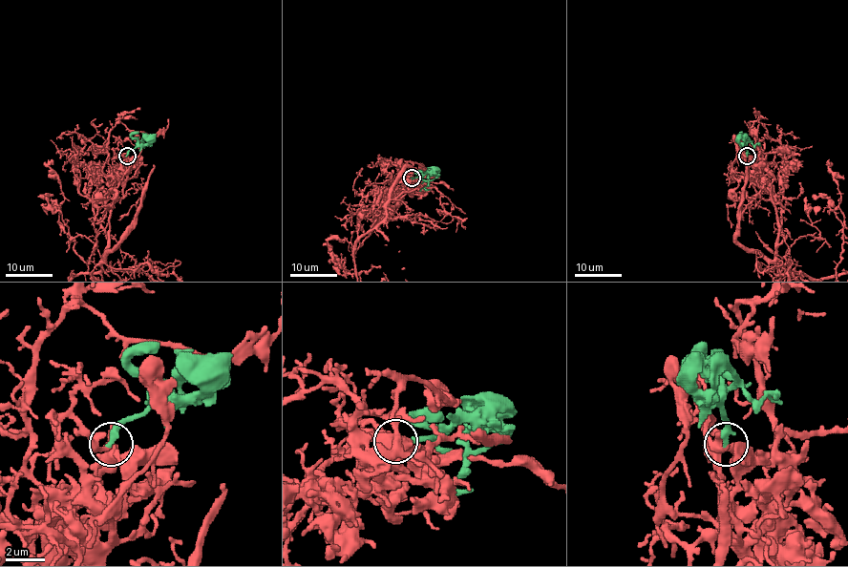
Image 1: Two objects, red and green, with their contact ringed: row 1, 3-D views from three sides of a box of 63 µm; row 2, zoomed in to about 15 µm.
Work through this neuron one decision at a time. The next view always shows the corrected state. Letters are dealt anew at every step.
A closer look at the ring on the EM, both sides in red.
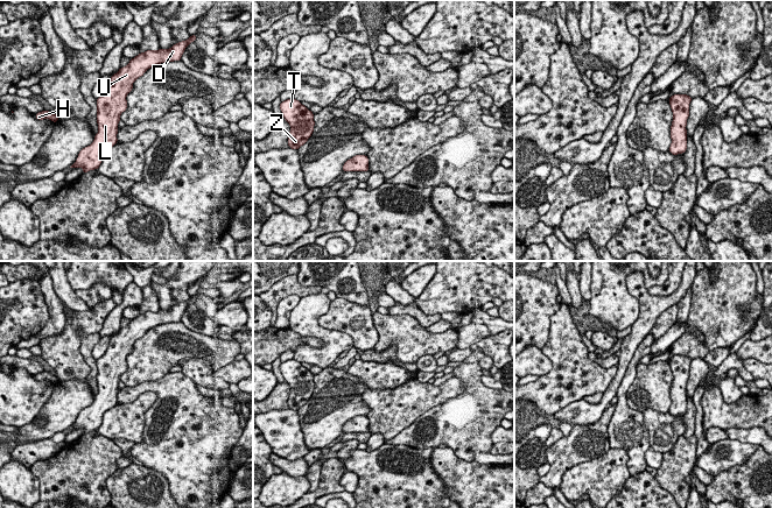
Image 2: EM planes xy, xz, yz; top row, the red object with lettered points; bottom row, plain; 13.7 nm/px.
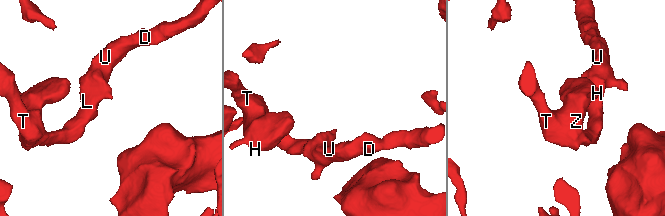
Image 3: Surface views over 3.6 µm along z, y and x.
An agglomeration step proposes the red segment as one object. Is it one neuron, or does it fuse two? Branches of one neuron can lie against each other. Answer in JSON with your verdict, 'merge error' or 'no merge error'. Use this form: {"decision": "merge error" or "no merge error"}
{"decision": "no merge error"}

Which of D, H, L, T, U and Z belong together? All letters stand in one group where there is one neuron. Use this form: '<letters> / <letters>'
D H L T U Z

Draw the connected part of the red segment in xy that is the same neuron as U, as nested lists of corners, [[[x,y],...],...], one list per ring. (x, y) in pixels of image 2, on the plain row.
[[[191,296],[188,301],[174,305],[169,310],[147,311],[131,319],[129,324],[111,337],[105,354],[97,359],[98,394],[93,403],[78,414],[78,418],[70,429],[83,429],[83,433],[97,431],[101,425],[105,411],[117,403],[120,375],[127,371],[127,355],[133,350],[133,344],[143,334],[161,324],[181,322],[185,309],[197,301]]]

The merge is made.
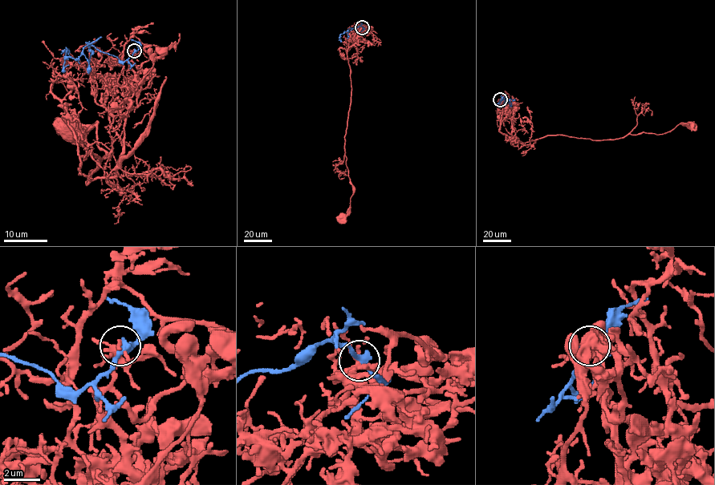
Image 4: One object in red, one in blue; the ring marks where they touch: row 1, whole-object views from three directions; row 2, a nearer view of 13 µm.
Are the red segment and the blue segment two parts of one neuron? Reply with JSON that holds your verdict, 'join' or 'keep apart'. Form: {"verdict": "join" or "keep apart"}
{"verdict": "keep apart"}

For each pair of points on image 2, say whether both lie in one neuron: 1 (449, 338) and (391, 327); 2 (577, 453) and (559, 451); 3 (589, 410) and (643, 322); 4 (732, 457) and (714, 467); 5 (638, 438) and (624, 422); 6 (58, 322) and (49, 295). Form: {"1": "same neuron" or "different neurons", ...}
{"1": "same neuron", "2": "same neuron", "3": "same neuron", "4": "same neuron", "5": "same neuron", "6": "same neuron"}

